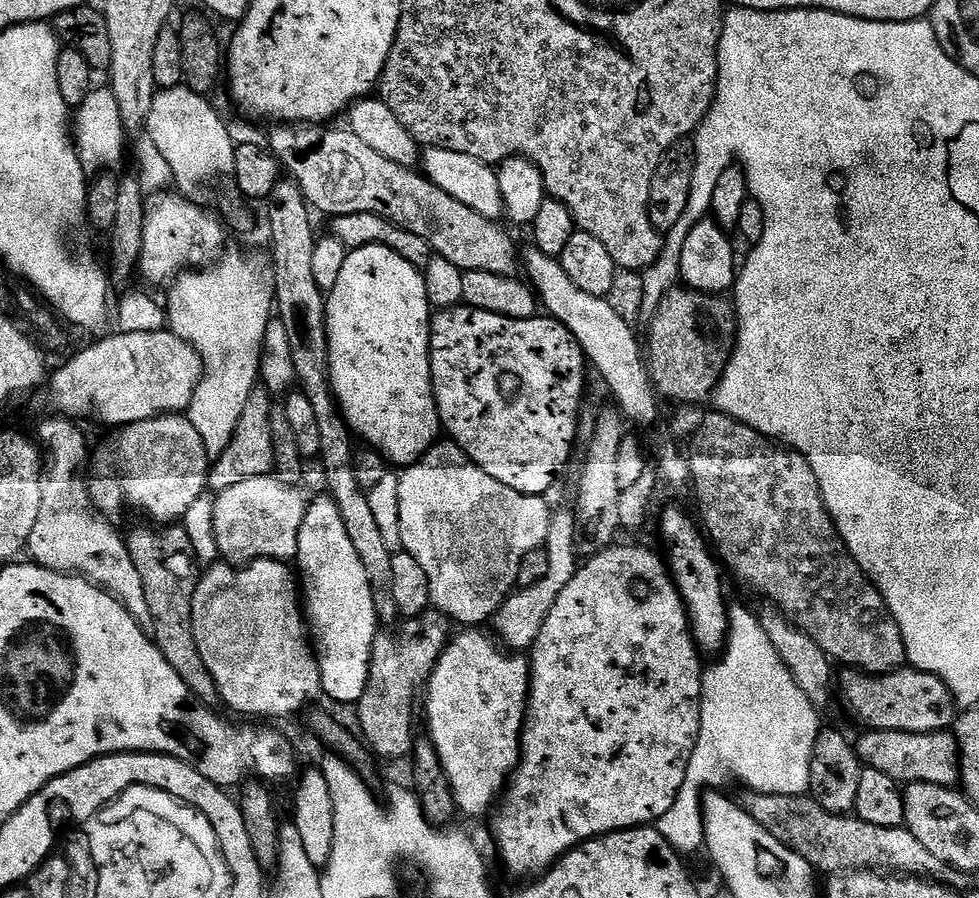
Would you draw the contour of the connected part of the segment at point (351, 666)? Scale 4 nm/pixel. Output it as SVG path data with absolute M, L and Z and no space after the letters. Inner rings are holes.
M323 495L305 507L296 543L295 563L300 564L298 580L302 585L302 611L315 644L316 660L320 663L320 687L323 695L328 695L336 704L355 706L359 704L366 690L372 643L378 631L378 617L374 606L374 594L366 578L366 566L362 566L358 550L354 550L354 542L350 542L350 534L346 534L346 525L342 522L342 514L338 514L335 500L331 495Z

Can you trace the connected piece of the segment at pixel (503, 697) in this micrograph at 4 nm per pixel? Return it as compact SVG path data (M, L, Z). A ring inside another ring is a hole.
M484 630L461 632L464 632L461 636L453 635L449 639L444 653L432 667L432 675L426 681L426 691L422 696L422 716L428 719L426 736L438 754L457 813L461 817L484 816L493 811L492 803L501 799L520 762L520 735L524 733L524 715L528 712L530 660L527 655L505 650Z

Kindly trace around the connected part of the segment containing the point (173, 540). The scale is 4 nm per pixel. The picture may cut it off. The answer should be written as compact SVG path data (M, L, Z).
M168 522L156 527L160 528L136 528L126 536L130 558L134 558L134 566L142 578L146 602L150 605L150 635L158 650L162 650L162 658L166 658L166 662L174 666L178 678L186 682L193 696L201 704L212 706L220 700L220 695L214 686L214 678L210 678L210 670L206 670L206 662L202 662L202 654L198 654L192 629L192 603L198 579L194 545L190 542L190 534L186 534L183 523Z

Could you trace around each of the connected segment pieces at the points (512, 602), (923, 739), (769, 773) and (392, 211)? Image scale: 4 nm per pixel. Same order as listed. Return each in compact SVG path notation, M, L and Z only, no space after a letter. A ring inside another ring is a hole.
M571 507L556 508L550 518L550 534L543 547L548 554L548 565L542 582L534 582L534 586L513 591L504 601L504 605L496 611L494 625L495 635L499 643L508 650L528 650L535 644L542 630L542 622L546 622L546 614L554 610L554 602L558 602L558 594L574 578L578 567L578 545L576 543L576 513Z
M868 730L865 736L855 741L856 756L861 765L873 768L882 774L894 778L896 783L907 786L912 783L933 783L934 786L952 788L960 784L960 752L956 748L956 738L951 731L910 734L909 732L878 732Z
M733 607L728 613L728 639L717 660L720 661L702 676L704 689L700 695L700 733L690 766L686 766L682 790L678 790L674 806L670 806L670 810L666 810L654 824L662 838L666 838L666 842L670 842L670 846L681 854L704 848L704 793L723 789L723 784L731 776L741 780L745 789L760 792L763 796L805 795L810 786L810 758L814 742L822 731L821 713L809 702L806 694L802 694L798 682L794 682L782 658L778 658L770 640L761 633L759 619L744 620L743 610Z
M284 122L277 127L280 128L277 132L270 133L268 140L266 139L267 147L276 155L283 171L296 181L309 205L317 213L325 212L325 217L328 218L342 214L378 214L410 230L410 234L418 234L418 238L422 238L432 247L435 255L454 262L454 266L458 266L463 273L486 270L503 276L517 275L518 248L516 252L515 242L508 237L506 229L499 228L501 225L497 221L470 210L470 206L462 206L458 198L450 198L446 190L434 186L434 182L430 182L415 167L382 158L378 150L366 146L366 142L362 142L362 138L358 138L358 134L351 130L332 127L336 126Z

